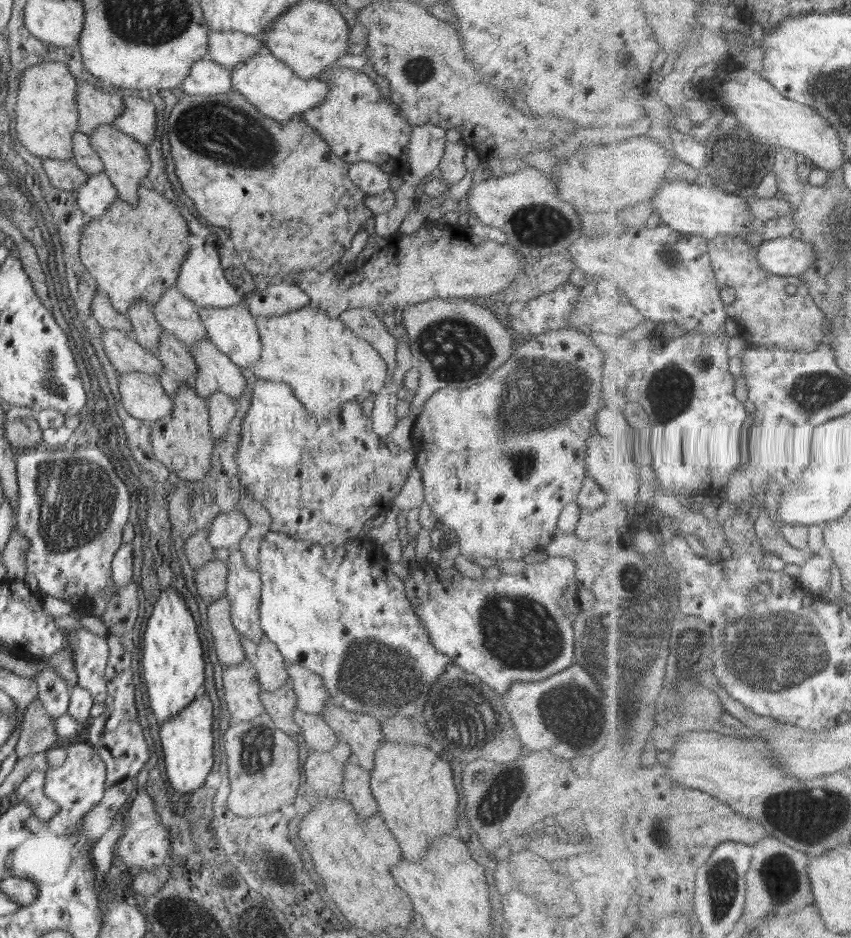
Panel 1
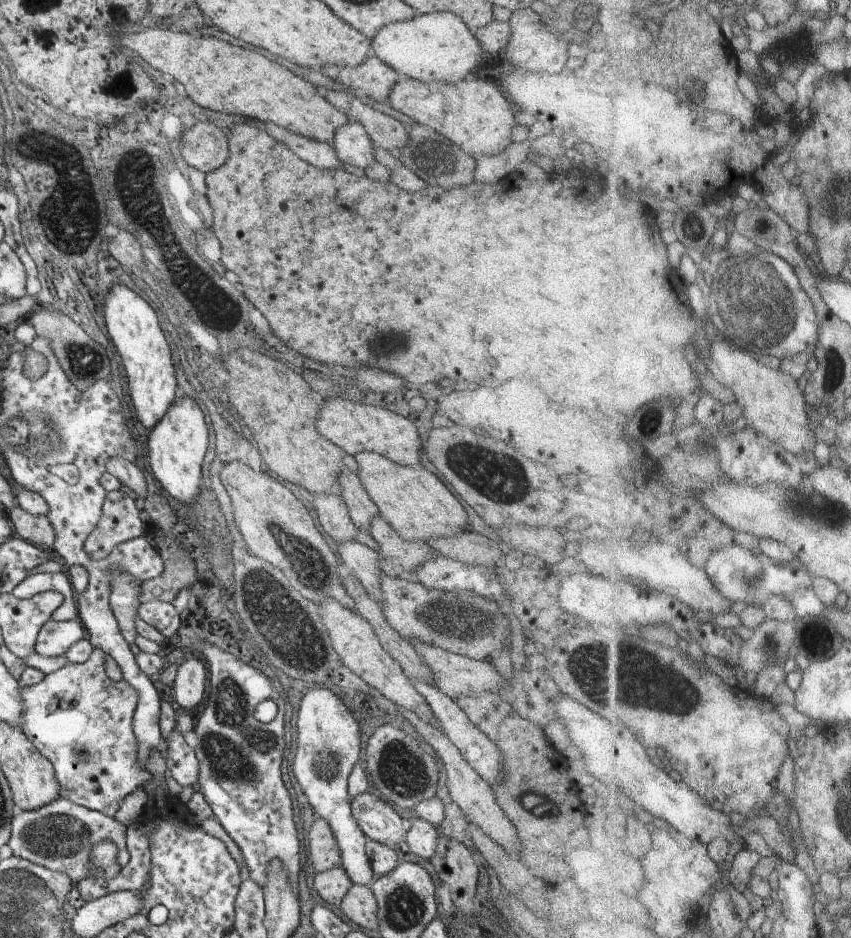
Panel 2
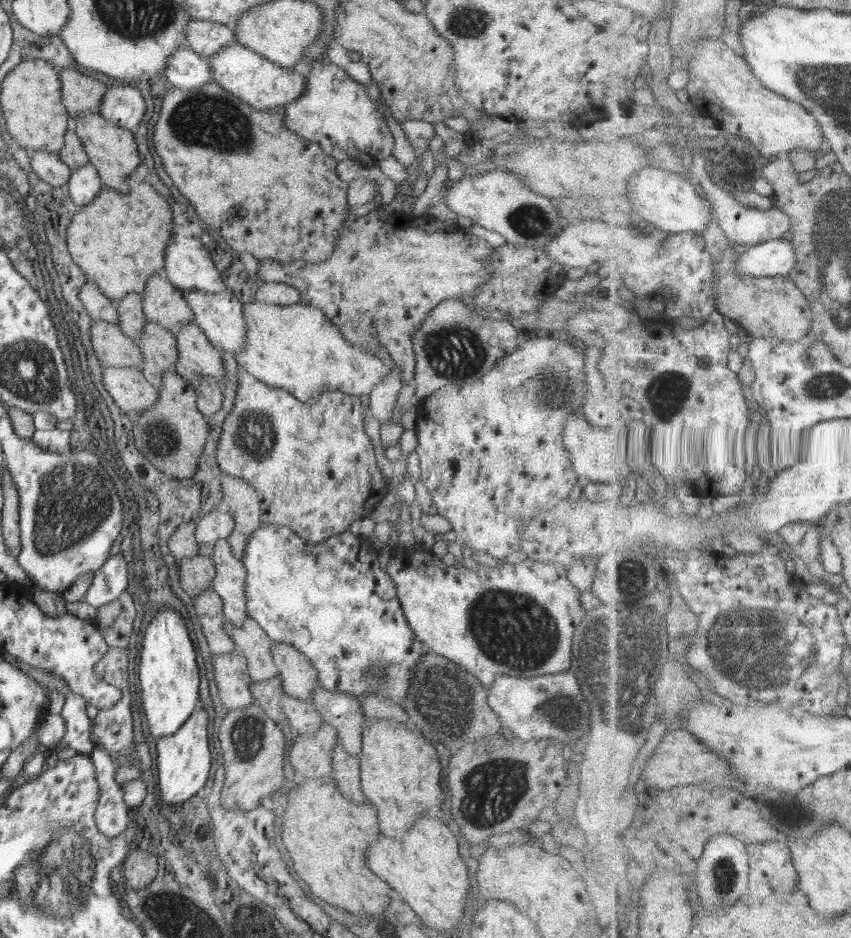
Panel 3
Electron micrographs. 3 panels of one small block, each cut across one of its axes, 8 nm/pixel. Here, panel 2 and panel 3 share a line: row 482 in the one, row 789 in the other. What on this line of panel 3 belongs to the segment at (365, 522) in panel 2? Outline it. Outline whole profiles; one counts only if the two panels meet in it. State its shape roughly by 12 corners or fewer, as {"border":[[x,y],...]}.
{"border":[[341,744],[333,748],[330,776],[341,794],[356,803],[359,756]]}

